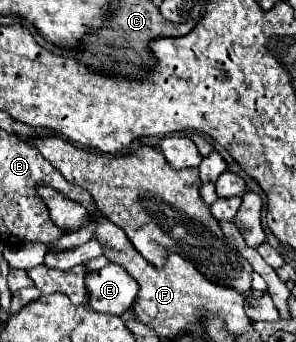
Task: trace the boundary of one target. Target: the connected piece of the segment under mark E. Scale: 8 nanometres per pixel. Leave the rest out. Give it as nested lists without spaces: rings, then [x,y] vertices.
[[[108,264],[102,270],[90,272],[86,276],[88,290],[88,306],[94,312],[122,316],[132,308],[132,300],[136,300],[136,280],[128,278],[120,266]]]

